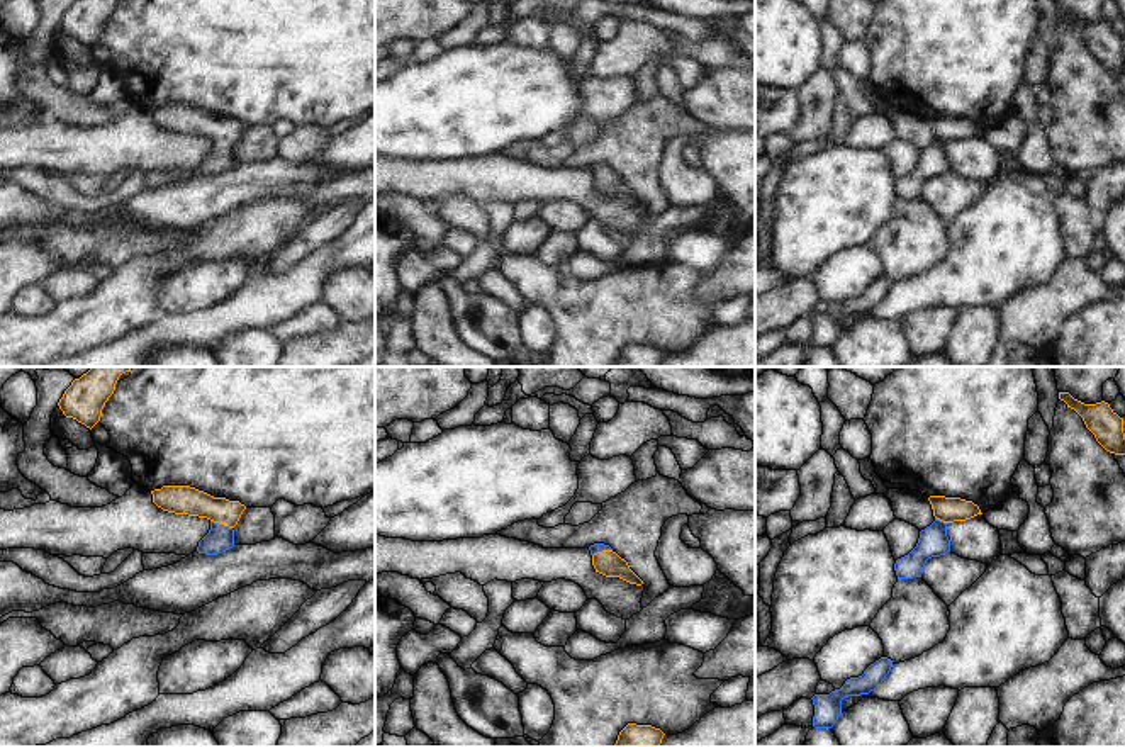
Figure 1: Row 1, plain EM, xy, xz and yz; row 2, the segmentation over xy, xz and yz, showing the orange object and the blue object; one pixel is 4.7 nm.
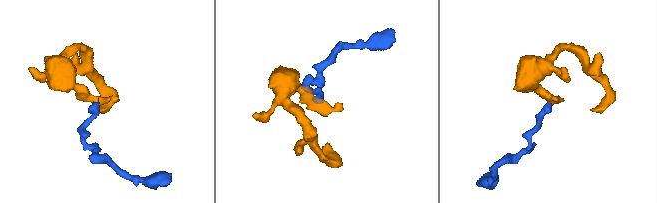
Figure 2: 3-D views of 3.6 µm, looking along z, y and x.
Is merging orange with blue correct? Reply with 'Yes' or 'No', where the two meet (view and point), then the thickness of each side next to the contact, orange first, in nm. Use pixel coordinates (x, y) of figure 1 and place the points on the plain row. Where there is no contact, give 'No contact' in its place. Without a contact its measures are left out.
Yes. Touches orange at xy (221, 143). Thickness 140 nm (orange) against 130 nm

